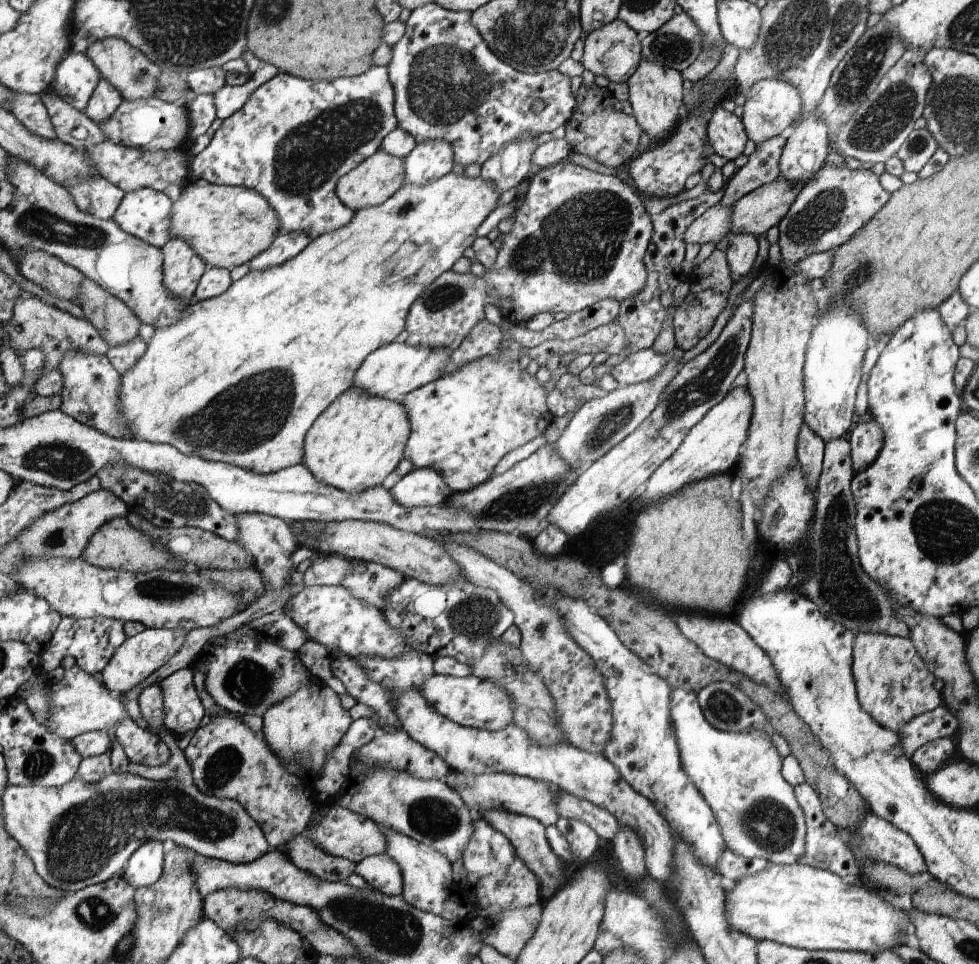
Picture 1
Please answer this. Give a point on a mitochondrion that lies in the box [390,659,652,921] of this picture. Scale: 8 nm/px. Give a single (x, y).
(435, 817)

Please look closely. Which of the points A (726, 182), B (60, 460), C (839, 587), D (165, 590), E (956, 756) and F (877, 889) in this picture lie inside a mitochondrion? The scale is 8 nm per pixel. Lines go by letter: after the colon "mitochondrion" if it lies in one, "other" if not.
A: other
B: mitochondrion
C: mitochondrion
D: mitochondrion
E: other
F: other

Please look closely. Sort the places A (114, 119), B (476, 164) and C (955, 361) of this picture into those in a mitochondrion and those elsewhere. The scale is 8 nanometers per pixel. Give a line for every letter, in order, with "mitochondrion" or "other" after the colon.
A: other
B: other
C: other

